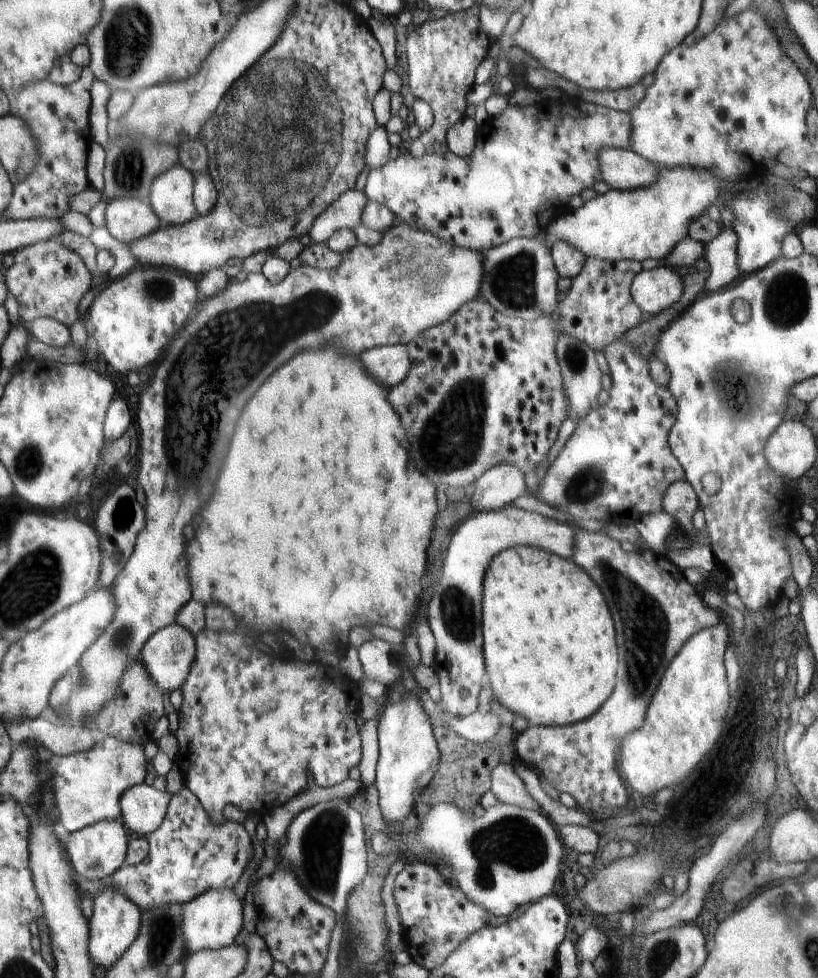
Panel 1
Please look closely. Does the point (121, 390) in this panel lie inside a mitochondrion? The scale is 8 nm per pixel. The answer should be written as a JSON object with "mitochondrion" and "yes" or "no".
{"mitochondrion":"no"}

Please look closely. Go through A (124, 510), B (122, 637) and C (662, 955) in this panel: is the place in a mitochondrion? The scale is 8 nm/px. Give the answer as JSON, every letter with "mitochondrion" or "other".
{"A":"mitochondrion","B":"mitochondrion","C":"mitochondrion"}

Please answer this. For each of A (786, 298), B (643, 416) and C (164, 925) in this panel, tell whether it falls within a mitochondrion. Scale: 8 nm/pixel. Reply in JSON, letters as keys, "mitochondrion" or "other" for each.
{"A":"mitochondrion","B":"other","C":"mitochondrion"}

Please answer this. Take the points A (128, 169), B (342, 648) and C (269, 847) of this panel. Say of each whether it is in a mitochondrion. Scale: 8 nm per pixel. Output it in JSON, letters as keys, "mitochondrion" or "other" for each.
{"A":"mitochondrion","B":"other","C":"other"}

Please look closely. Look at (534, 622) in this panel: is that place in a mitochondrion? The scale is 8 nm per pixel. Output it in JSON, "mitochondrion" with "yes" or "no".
{"mitochondrion":"no"}

